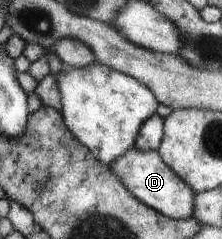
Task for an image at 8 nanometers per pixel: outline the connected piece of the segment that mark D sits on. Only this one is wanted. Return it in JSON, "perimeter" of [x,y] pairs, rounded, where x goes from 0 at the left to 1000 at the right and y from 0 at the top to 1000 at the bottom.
{"perimeter":[[[590,615],[545,661],[500,682],[500,707],[536,749],[568,766],[586,799],[608,816],[608,833],[658,849],[662,866],[730,887],[734,900],[770,916],[842,916],[869,908],[878,891],[878,849],[887,849],[887,808],[874,787],[815,749],[806,732],[748,686],[730,649],[707,628],[644,632],[617,615]]]}

